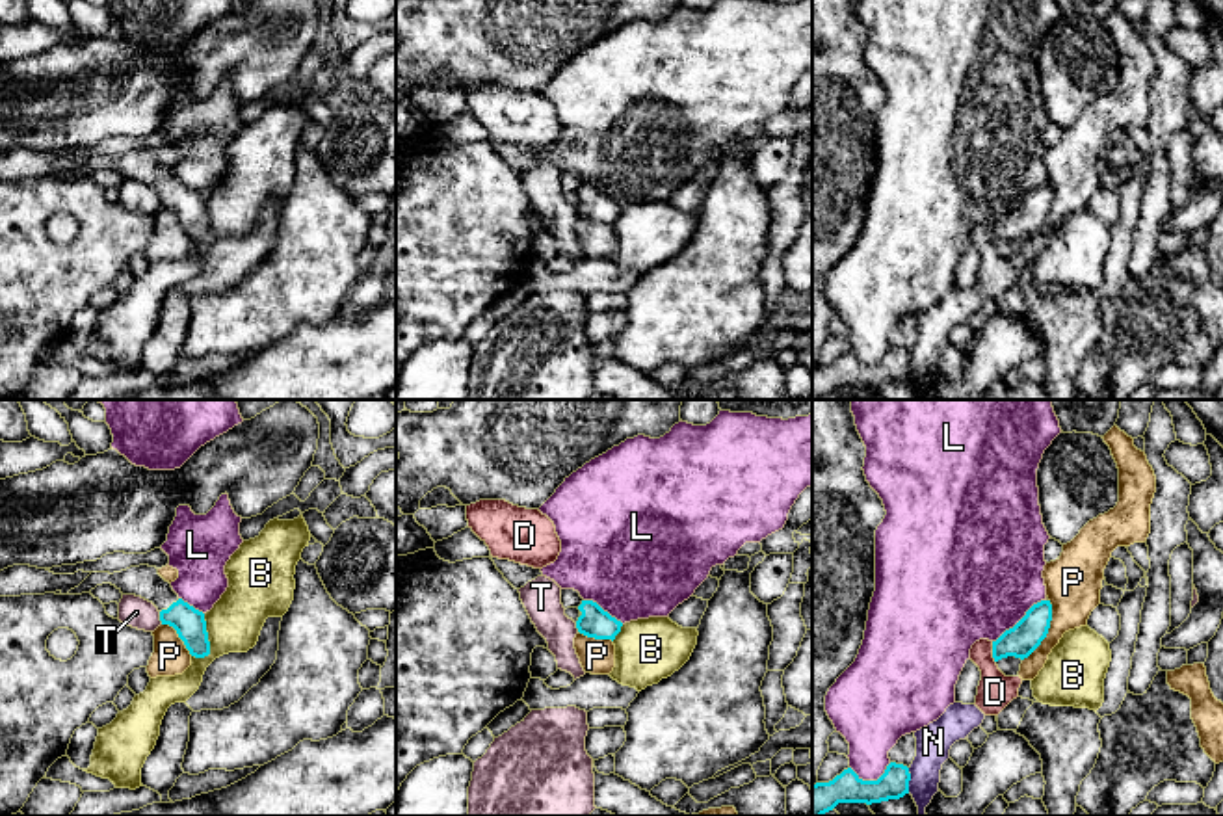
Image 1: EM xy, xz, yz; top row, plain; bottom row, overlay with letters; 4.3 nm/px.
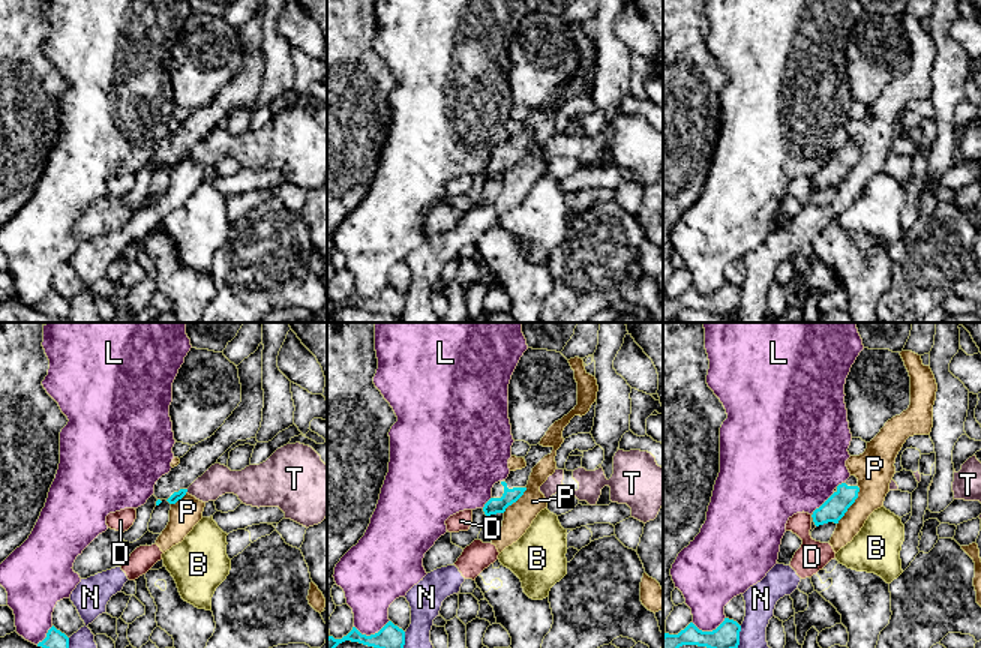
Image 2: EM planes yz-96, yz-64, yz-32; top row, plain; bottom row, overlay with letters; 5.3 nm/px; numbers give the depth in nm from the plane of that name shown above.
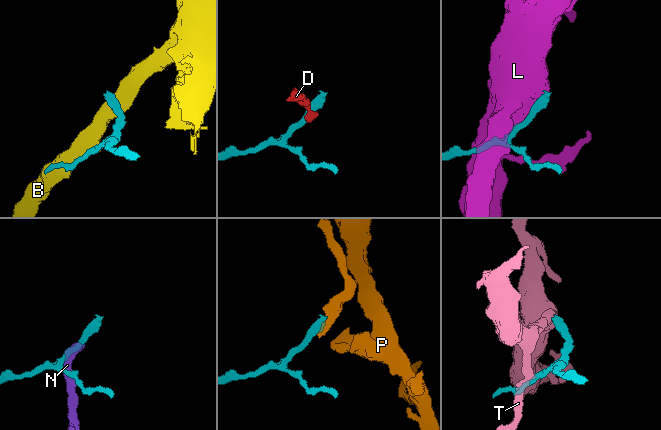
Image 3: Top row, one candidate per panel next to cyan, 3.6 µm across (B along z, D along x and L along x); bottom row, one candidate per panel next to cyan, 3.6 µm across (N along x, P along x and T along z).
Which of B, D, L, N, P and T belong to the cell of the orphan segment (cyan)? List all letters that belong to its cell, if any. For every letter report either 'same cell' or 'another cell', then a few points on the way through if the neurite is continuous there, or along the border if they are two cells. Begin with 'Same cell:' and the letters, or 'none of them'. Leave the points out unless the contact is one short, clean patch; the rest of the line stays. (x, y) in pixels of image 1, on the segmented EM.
Same cell: none of them
B: another cell; border xy (203, 614), (209, 653), (196, 658)
D: another cell; border yz (991, 642), (995, 662)
L: another cell
N: another cell
P: another cell; border yz (1049, 599), (1049, 632), (1023, 660)
T: another cell; border xy (158, 612), (162, 623)

